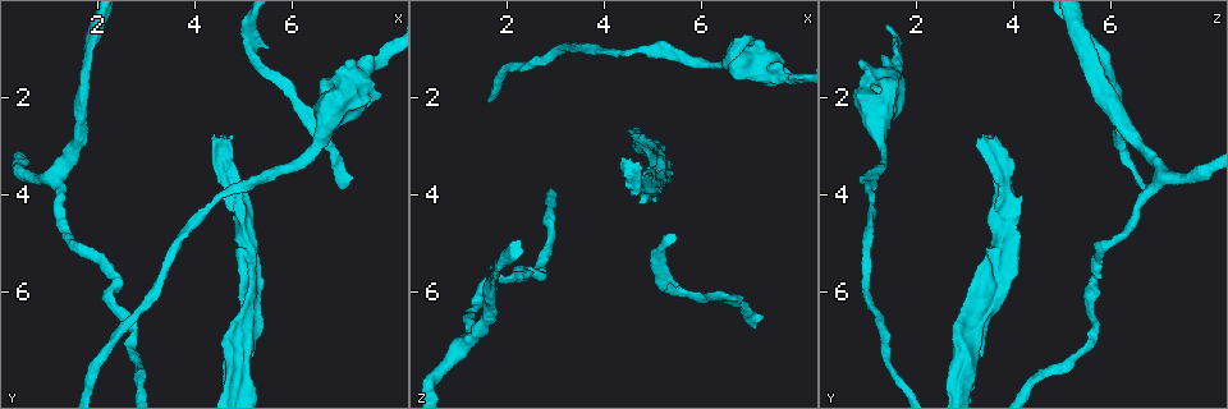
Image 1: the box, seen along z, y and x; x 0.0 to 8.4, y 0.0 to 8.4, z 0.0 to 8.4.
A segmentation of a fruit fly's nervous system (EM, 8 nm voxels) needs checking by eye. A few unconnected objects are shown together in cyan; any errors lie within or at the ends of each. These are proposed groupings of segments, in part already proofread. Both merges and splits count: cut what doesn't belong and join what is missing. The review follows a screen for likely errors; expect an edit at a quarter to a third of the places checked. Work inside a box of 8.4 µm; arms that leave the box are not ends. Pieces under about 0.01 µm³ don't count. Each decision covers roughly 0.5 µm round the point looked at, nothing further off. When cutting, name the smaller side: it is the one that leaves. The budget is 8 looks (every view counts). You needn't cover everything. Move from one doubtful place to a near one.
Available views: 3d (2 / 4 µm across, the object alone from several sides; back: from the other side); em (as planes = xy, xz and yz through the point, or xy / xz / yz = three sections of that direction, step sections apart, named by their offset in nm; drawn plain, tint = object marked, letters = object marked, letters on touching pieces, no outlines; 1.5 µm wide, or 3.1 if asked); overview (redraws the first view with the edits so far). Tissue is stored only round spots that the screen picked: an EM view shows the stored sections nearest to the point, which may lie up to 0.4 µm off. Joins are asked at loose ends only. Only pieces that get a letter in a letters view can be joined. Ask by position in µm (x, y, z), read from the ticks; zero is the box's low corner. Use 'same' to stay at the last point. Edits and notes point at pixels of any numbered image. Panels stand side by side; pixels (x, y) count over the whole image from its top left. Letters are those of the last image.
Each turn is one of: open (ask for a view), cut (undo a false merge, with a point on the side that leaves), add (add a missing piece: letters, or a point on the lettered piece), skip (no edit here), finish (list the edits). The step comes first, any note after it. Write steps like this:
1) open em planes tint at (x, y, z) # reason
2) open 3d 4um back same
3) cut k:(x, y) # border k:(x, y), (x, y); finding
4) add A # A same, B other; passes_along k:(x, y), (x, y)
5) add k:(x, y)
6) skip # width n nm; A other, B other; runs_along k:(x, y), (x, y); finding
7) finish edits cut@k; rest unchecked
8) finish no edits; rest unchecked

open em xz step 8 letters at (4.30, 2.90, 3.25) # long arm stops here

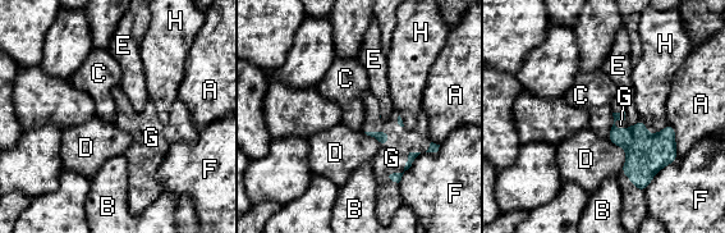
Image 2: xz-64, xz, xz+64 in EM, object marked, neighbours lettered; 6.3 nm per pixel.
open em planes letters same

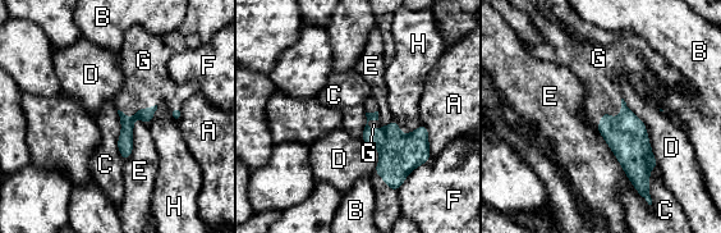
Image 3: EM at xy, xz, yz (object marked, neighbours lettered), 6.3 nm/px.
add G # A other, B other, C other, D other, E other, F other, G same, H other; passes_along 3:(627, 136), (612, 118), (602, 80); it goes on there

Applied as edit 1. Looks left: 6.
open 3d 2um at (7.05, 3.80, 6.75) # end of a long branch

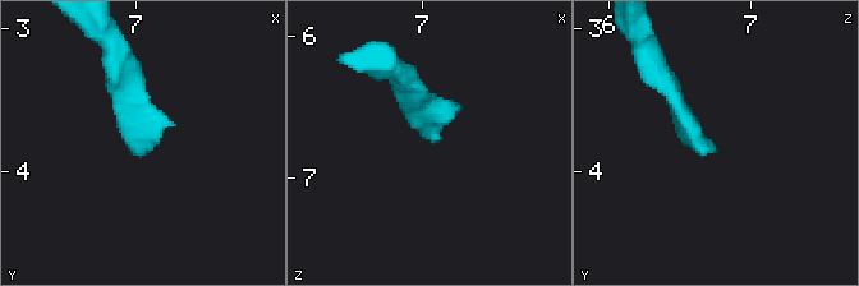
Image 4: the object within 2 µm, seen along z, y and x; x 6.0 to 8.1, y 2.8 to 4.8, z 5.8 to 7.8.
open em planes letters at (7.06, 3.86, 6.74) # now the EM

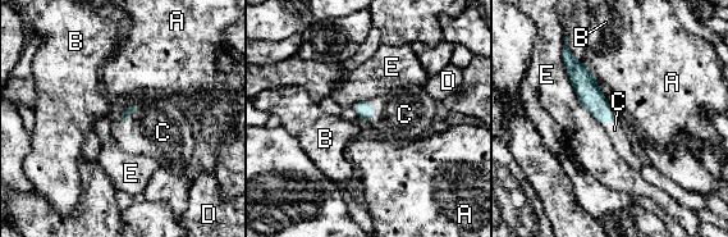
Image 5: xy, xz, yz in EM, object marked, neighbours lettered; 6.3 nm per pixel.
add C # A other, B other, C same, D other, E other; passes_along 5:(364, 109), (374, 112), (404, 114); it goes on there

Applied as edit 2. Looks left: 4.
open em planes letters at (7.20, 1.25, 0.90) # branch stops here

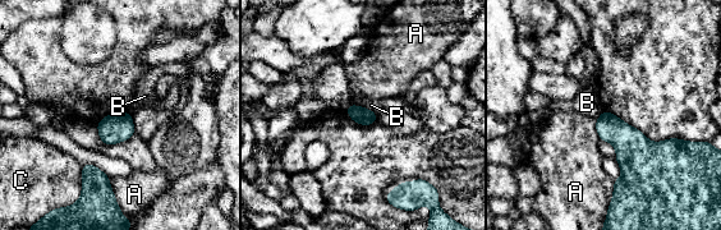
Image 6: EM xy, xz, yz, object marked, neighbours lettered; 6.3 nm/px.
skip # A other, B other, C other; border 6:(350, 104), (367, 107), (377, 114); none of them fits

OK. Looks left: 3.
finish edits add@3, add@5; rest unchecked

